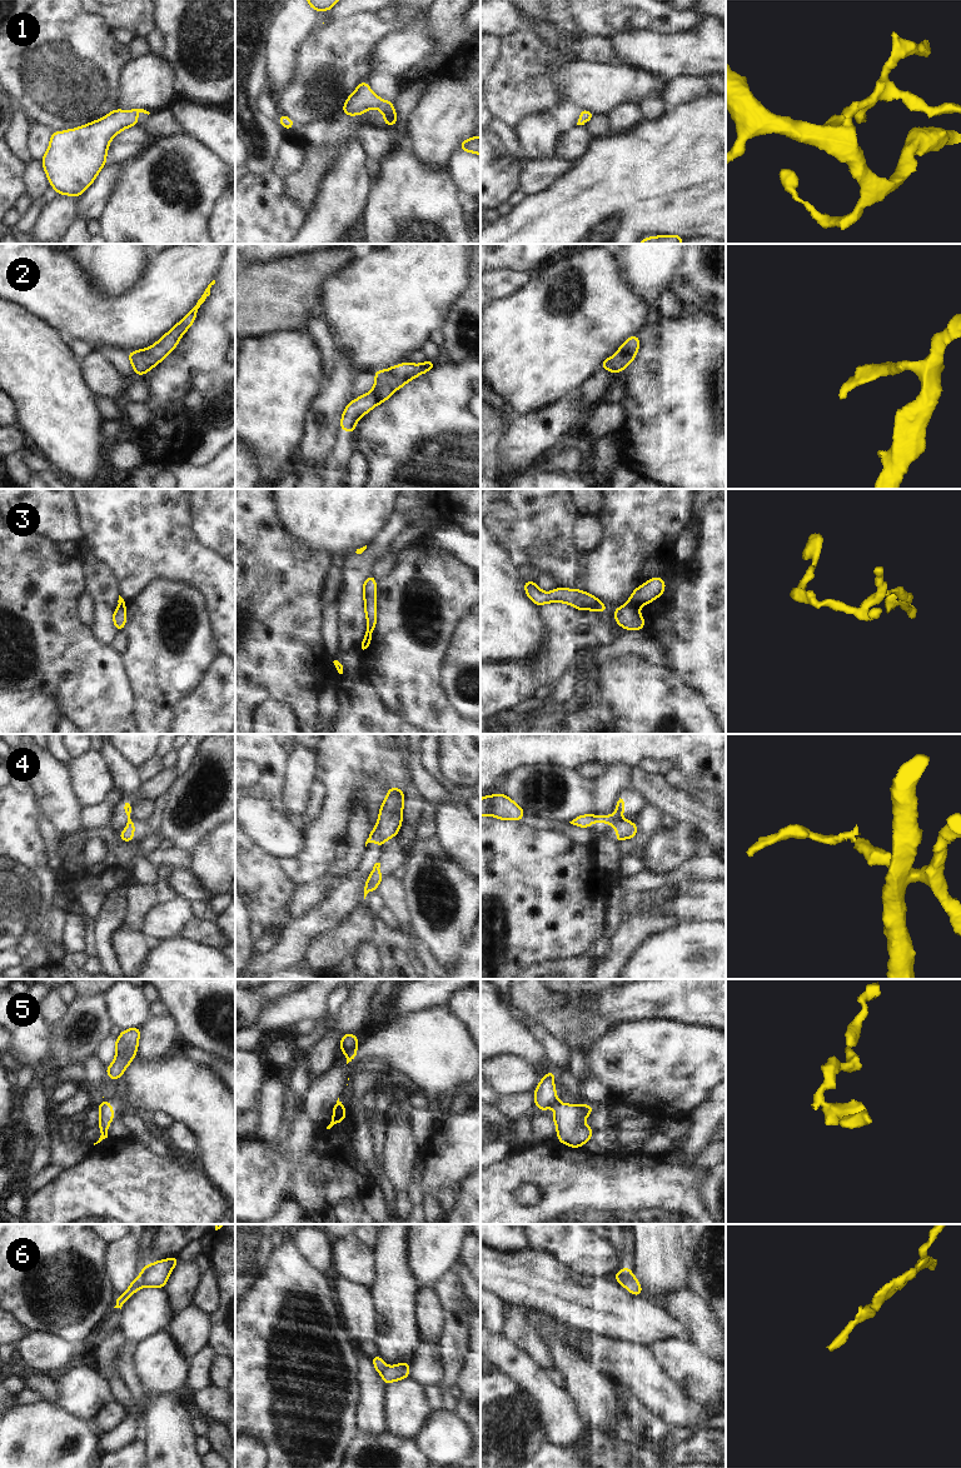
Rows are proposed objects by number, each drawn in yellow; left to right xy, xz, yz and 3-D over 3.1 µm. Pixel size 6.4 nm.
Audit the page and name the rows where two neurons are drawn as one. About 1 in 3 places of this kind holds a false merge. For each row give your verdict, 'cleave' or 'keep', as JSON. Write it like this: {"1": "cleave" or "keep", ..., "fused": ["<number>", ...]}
{"1": "keep", "2": "keep", "3": "cleave", "4": "cleave", "5": "cleave", "6": "keep", "fused": ["3", "4", "5"]}

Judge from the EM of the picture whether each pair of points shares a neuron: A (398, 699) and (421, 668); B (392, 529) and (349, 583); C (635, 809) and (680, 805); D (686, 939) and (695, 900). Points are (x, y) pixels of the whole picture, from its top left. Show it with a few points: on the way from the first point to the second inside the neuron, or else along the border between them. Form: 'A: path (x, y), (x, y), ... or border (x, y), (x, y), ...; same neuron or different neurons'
A: path (406, 692), (408, 689), (408, 680), (413, 675); same neuron
B: path (381, 543), (357, 569); same neuron
C: border (628, 787), (635, 789), (646, 803); different neurons
D: border (683, 922), (712, 923); different neurons

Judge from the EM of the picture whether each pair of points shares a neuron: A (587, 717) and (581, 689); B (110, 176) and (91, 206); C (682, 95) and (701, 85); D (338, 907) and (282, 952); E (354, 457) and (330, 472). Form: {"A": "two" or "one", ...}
{"A": "one", "B": "one", "C": "one", "D": "one", "E": "two"}

